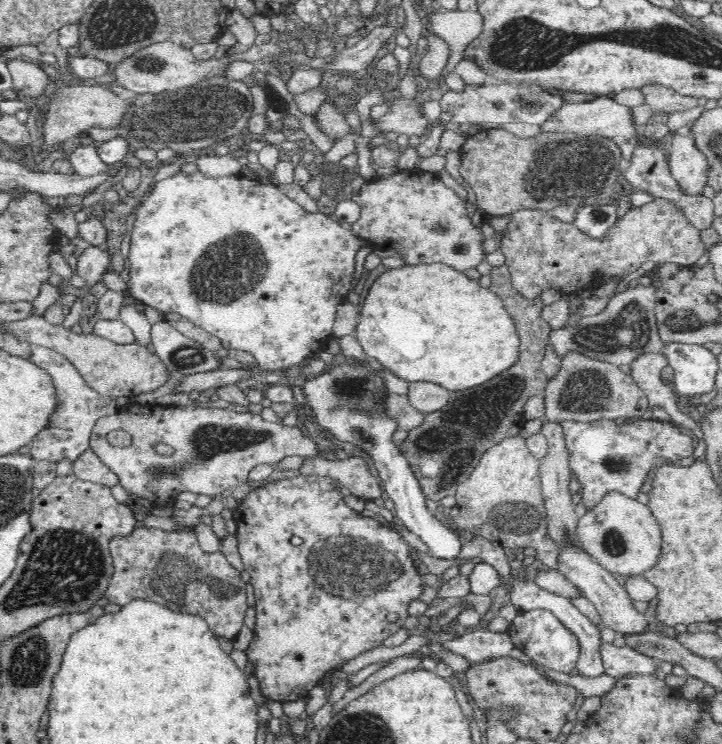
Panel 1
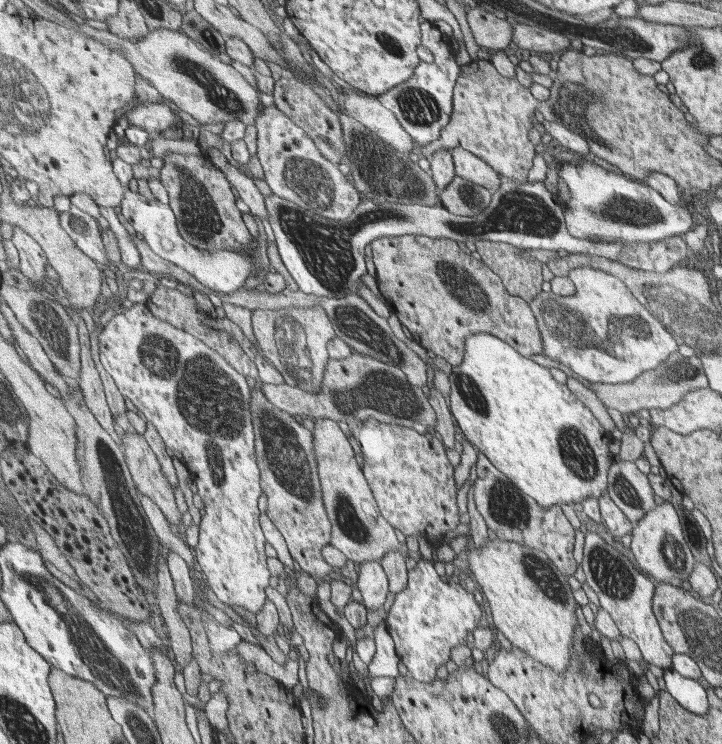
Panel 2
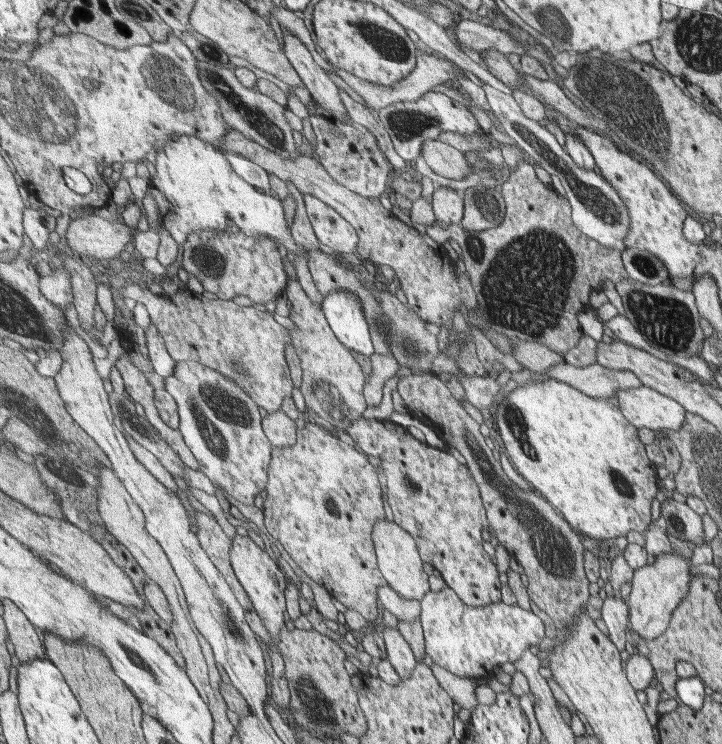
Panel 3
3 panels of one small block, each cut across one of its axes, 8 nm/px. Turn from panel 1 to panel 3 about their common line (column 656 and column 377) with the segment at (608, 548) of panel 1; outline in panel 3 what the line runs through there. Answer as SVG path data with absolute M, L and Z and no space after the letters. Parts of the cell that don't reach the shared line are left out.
M382 520L376 524L374 530L374 543L376 544L377 556L381 572L392 586L406 600L423 600L428 592L431 592L429 574L425 572L425 561L420 555L416 537L407 532L395 521Z

